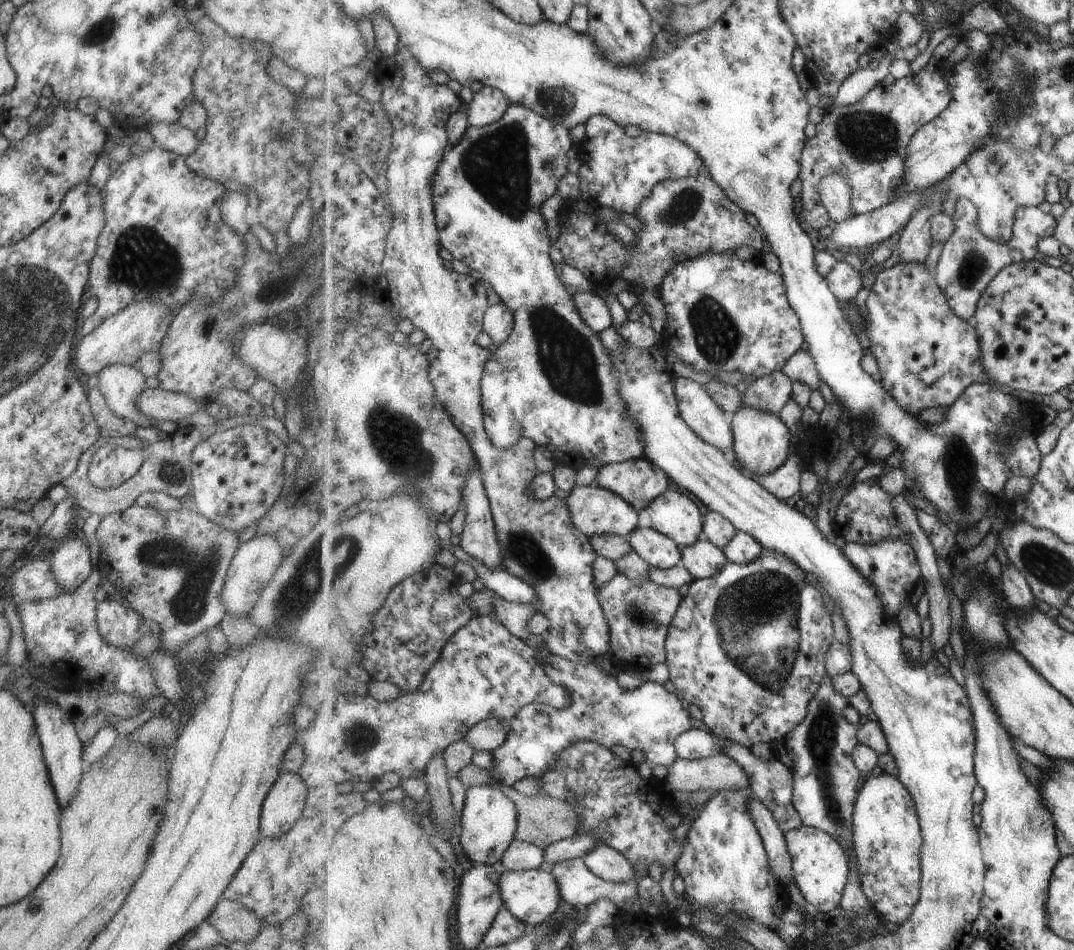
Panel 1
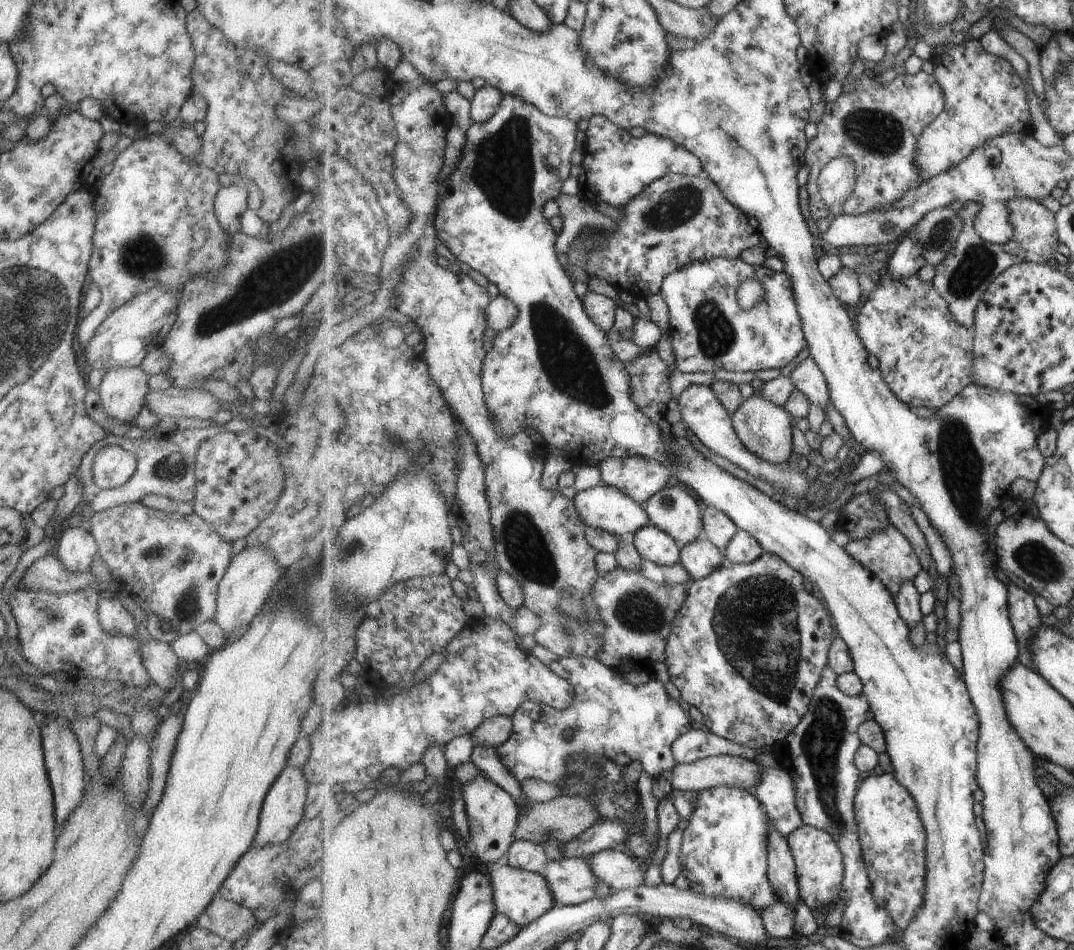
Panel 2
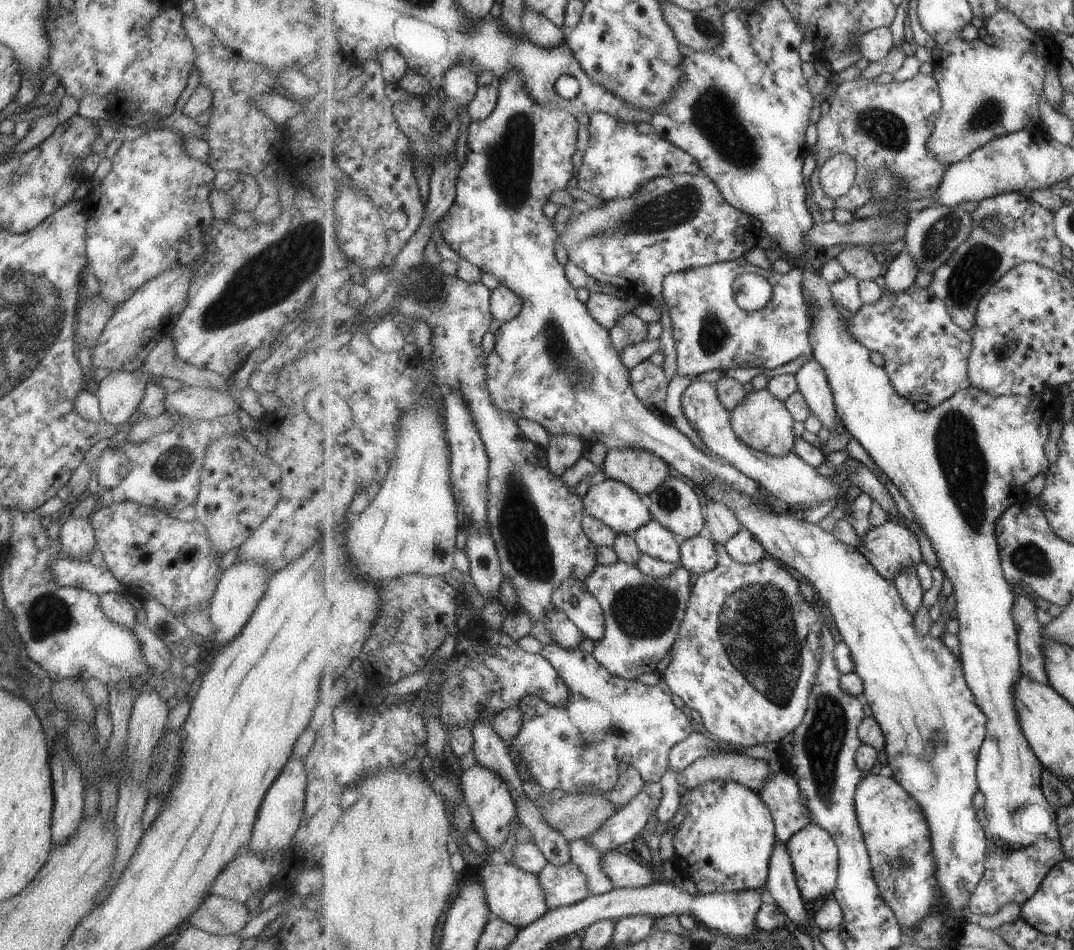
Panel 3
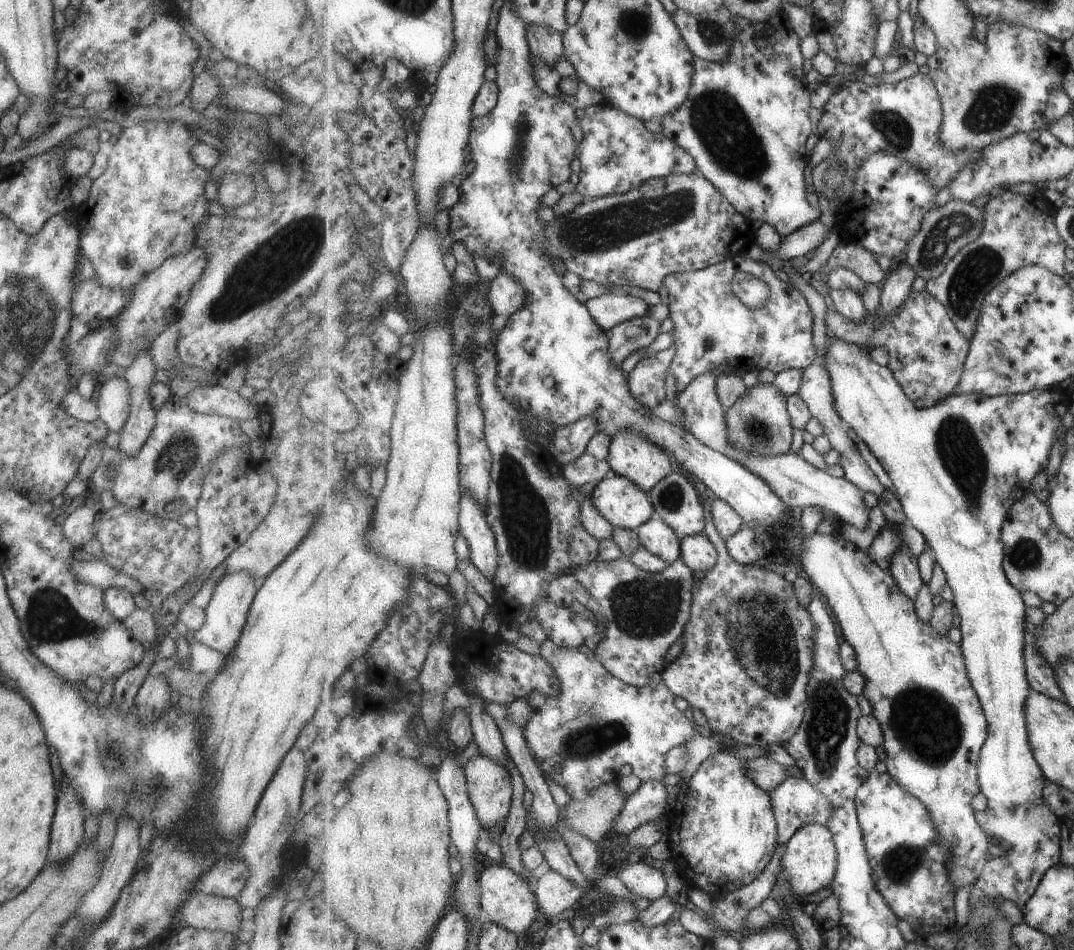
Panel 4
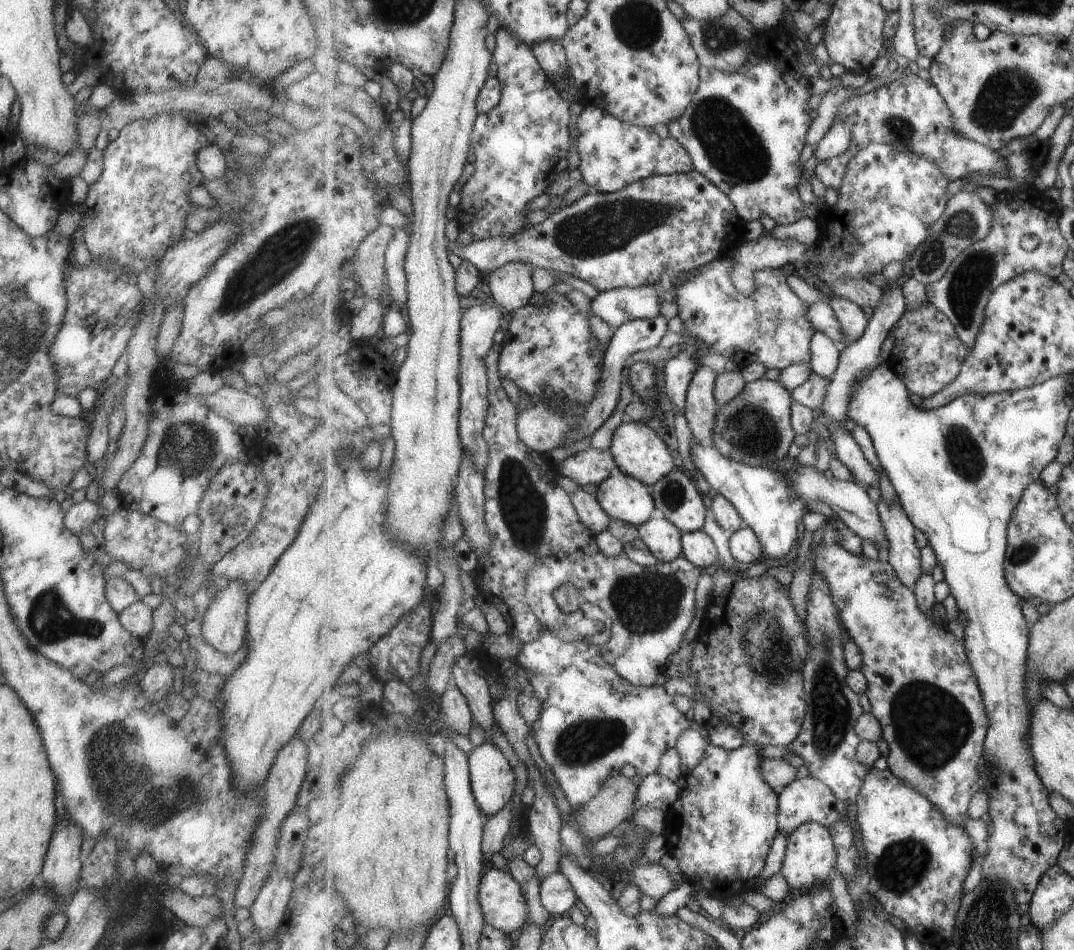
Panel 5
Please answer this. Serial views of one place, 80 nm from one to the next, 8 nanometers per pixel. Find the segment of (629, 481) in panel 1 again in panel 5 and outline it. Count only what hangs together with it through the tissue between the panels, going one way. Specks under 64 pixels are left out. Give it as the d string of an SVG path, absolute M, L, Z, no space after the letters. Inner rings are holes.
M643 421L622 422L612 435L610 451L613 453L618 470L634 476L643 481L651 488L661 478L666 477L673 469L675 469L675 458L669 450L669 446L663 442L663 438L651 430L647 423Z

